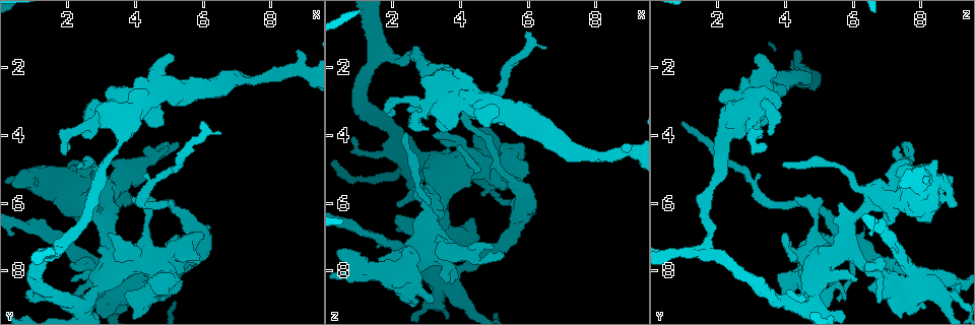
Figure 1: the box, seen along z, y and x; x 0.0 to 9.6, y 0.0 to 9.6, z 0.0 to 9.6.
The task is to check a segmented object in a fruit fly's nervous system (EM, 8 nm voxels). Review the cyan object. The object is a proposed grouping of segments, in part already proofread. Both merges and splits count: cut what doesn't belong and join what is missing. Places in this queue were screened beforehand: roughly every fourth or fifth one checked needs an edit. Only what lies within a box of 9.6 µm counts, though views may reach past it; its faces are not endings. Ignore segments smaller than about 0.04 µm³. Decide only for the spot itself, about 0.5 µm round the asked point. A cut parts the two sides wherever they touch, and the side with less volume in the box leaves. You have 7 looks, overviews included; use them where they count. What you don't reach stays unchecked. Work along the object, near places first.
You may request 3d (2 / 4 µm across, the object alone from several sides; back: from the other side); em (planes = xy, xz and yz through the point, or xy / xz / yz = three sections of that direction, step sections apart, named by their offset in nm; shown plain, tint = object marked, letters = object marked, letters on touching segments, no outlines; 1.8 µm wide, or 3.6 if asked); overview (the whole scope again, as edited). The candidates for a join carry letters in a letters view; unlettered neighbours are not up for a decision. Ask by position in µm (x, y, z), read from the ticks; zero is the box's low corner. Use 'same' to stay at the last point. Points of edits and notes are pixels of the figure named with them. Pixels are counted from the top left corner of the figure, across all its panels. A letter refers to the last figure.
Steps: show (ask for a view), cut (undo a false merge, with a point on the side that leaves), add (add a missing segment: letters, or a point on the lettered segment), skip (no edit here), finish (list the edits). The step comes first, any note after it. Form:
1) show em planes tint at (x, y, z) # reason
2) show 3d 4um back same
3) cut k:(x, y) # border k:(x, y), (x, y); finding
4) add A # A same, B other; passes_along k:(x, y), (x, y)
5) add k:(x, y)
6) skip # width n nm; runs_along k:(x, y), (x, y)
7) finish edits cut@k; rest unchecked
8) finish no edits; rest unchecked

show 3d 4um back at (3.50, 8.65, 8.60) # arms part here

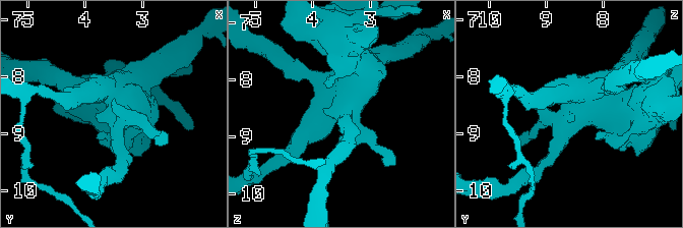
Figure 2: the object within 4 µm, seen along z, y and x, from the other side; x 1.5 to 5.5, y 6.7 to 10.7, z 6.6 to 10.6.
show em planes letters at (3.40, 8.75, 8.55)

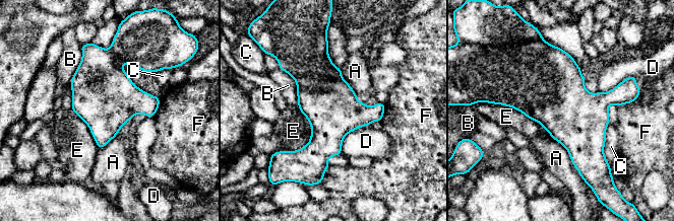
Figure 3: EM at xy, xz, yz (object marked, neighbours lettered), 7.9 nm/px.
cut 3:(140, 41) # longest_contact A 600 nm; A other, B other, C other, D other, E other, F other; two neurons meet here

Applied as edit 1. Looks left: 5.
show 3d 4um at (1.85, 4.40, 3.45) # branch stops here

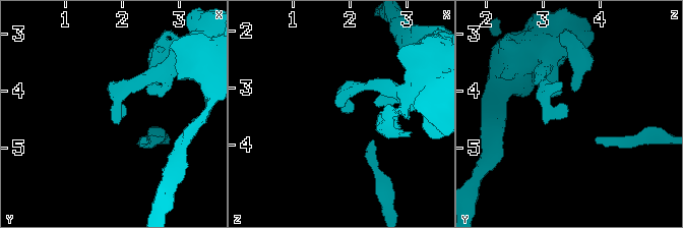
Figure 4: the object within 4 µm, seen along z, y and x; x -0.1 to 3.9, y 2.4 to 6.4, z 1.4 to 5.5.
show em xy step 4 tint at (1.85, 4.40, 3.40) # need the tissue

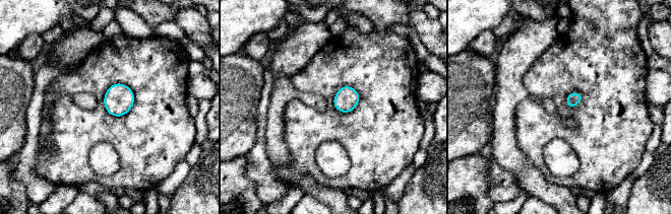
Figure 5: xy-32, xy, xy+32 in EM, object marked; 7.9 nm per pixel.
show em planes letters same

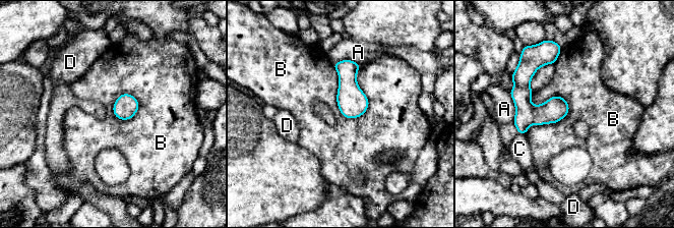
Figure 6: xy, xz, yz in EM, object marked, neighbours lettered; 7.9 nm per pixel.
skip # A other, B other, C other, D other; border 6:(332, 64), (340, 112), (361, 116); none of them fits

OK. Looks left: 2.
finish edits cut@3; rest unchecked

